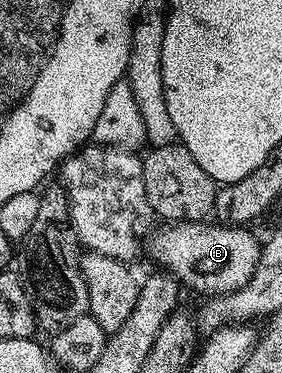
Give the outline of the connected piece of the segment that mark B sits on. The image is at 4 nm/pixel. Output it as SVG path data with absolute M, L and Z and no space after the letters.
M200 220L166 222L161 225L162 232L153 233L152 241L154 240L154 260L158 263L155 265L161 266L175 279L181 281L185 287L187 284L188 287L195 288L198 292L207 292L207 297L217 298L248 286L252 274L256 274L258 263L262 261L263 245L260 240L258 244L257 238L250 233L249 227L227 226L221 222L210 223Z

